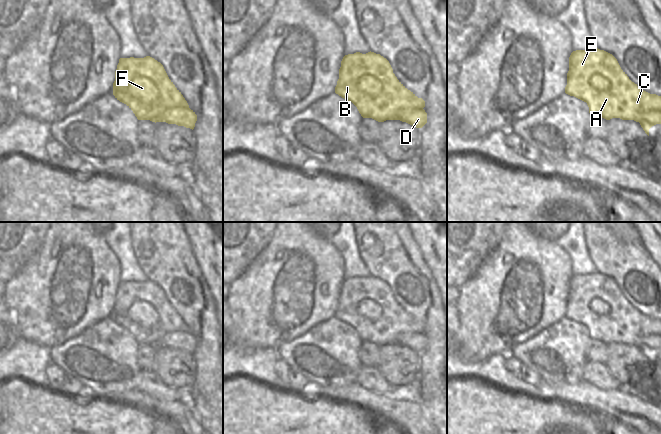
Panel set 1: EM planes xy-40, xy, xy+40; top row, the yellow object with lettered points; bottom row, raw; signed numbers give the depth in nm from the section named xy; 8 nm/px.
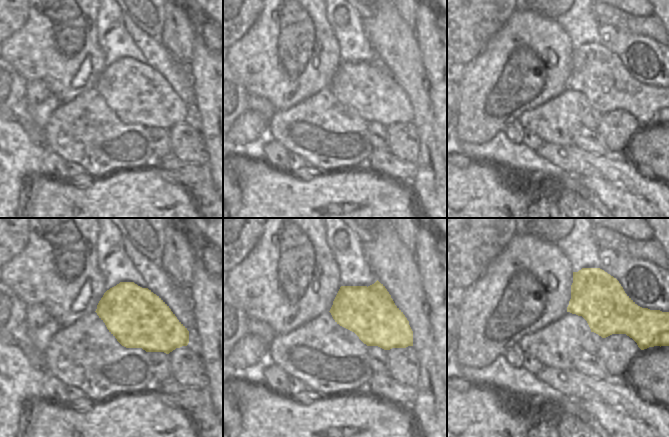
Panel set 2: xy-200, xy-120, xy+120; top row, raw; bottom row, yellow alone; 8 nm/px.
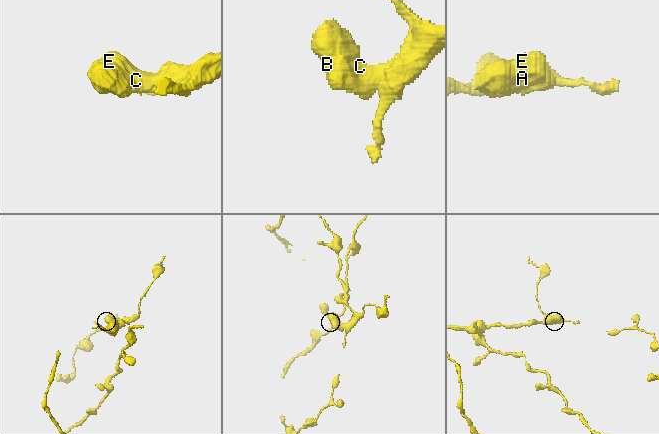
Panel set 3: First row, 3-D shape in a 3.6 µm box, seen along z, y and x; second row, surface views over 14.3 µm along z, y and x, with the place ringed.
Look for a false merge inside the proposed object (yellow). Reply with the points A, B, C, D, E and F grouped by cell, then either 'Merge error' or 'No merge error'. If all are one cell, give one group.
Groups: A B C D E F. No merge error

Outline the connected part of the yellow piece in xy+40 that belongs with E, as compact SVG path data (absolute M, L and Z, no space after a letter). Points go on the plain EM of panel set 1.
M598 272L571 277L565 317L586 326L591 340L634 344L648 360L652 350L661 348L661 320L642 314L629 303L612 278Z

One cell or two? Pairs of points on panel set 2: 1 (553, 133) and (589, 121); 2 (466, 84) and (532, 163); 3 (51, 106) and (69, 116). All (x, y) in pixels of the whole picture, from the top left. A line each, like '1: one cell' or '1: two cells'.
1: two cells
2: two cells
3: two cells

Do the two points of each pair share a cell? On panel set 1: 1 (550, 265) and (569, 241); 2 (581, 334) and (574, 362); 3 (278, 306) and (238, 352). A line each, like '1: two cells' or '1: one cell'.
1: two cells
2: one cell
3: two cells

